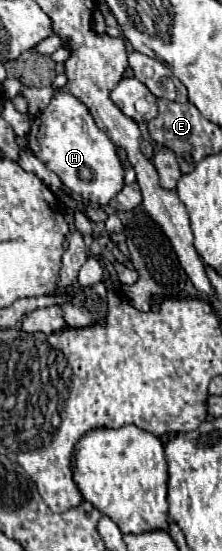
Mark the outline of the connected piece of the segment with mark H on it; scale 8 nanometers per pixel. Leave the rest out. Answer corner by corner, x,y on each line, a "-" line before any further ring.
66,91
54,95
50,105
34,119
28,133
28,145
32,153
50,171
54,171
68,189
94,205
108,205
110,199
114,199
124,187
124,169
120,165
116,147
110,143
108,135
96,127
84,103

